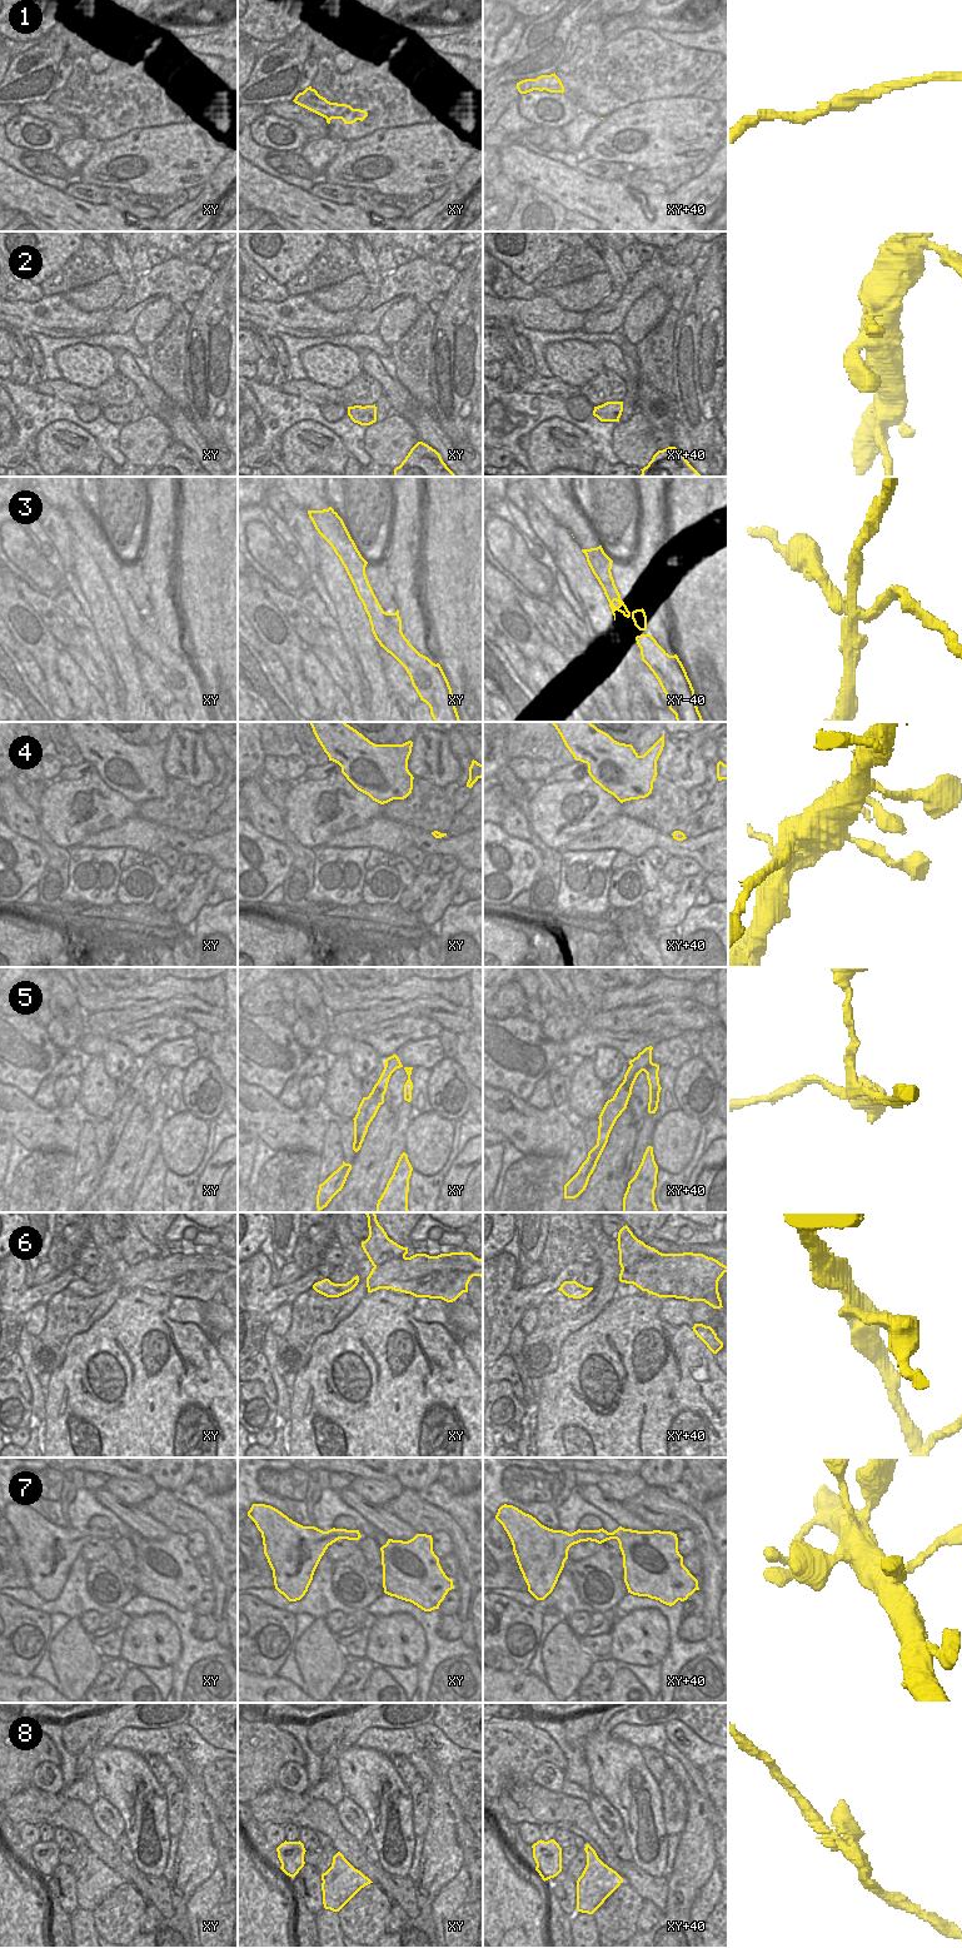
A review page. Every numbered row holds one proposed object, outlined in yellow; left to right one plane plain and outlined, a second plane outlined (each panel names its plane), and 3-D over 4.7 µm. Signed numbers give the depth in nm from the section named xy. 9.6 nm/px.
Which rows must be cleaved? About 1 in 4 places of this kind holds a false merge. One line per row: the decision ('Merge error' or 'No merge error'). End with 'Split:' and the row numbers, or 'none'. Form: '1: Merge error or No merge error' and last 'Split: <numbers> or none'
1: No merge error
2: No merge error
3: Merge error
4: No merge error
5: Merge error
6: Merge error
7: No merge error
8: Merge error
Split: 3, 5, 6, 8

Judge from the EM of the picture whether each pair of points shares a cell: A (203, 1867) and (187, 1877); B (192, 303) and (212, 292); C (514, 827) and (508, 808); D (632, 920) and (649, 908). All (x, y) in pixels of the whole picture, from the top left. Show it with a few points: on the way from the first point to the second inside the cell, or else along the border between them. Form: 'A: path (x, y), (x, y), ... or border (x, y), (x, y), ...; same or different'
A: path (199, 1867), (190, 1873); same
B: border (200, 295), (199, 303), (192, 313); different
C: path (514, 822), (512, 813); same
D: border (638, 908), (651, 921); different

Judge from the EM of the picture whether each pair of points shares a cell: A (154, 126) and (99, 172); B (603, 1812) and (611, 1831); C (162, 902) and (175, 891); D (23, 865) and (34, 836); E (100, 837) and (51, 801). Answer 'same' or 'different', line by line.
A: different
B: same
C: same
D: different
E: different

